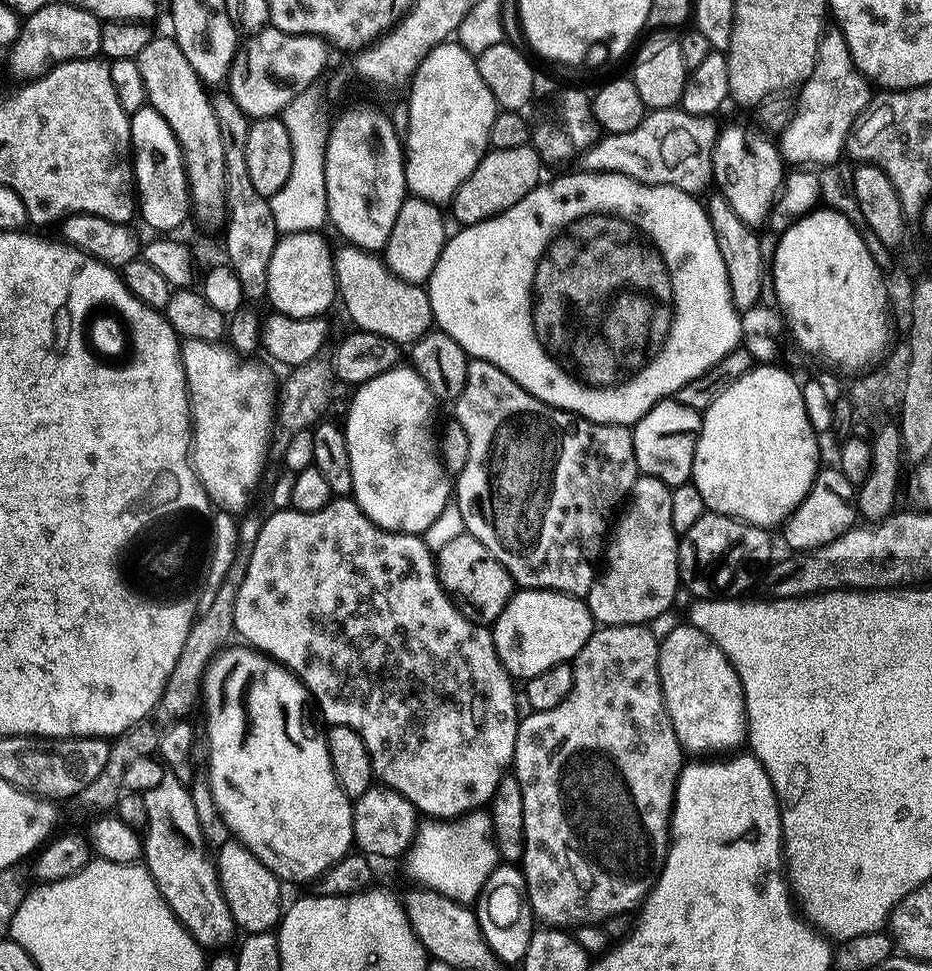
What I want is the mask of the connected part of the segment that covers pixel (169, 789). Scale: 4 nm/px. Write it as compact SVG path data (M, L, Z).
M164 774L143 797L146 816L142 825L142 863L160 887L162 898L201 948L211 950L230 943L237 926L226 906L226 898L220 893L216 865L194 815L191 791L185 781Z

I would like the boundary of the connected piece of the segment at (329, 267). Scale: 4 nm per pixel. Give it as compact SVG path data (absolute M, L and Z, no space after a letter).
M319 231L289 232L279 237L270 258L266 297L275 311L290 318L310 318L324 316L327 308L337 303L334 254L320 235Z

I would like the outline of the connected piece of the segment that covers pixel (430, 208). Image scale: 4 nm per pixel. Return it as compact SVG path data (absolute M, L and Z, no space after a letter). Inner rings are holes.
M409 195L408 200L399 201L392 217L392 229L387 240L383 241L382 259L391 272L398 278L408 280L412 284L423 285L432 276L434 266L440 263L440 255L444 249L450 232L444 225L441 205L431 204L421 196Z

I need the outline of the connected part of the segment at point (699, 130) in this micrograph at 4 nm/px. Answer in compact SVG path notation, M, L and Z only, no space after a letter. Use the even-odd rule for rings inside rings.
M677 106L658 108L649 111L644 121L629 132L609 132L601 135L596 143L585 149L578 156L578 168L581 172L620 172L643 184L674 186L683 192L700 194L712 179L713 146L716 144L718 126L711 117L695 116Z

